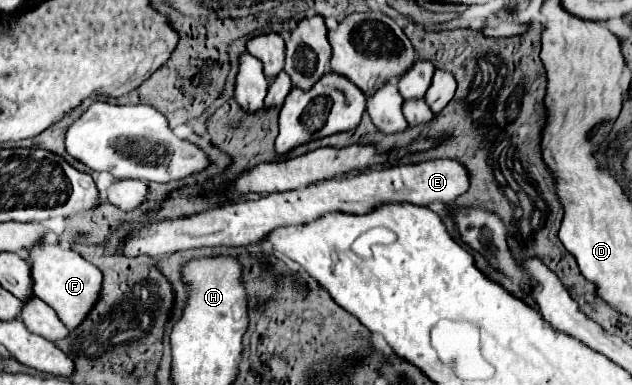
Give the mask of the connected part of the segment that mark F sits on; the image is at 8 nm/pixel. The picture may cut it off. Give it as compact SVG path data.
M35 244L27 248L27 256L31 262L31 280L35 296L49 304L67 328L77 328L91 312L93 304L99 300L103 282L101 272L85 258L81 258L79 252L65 250L61 244Z

